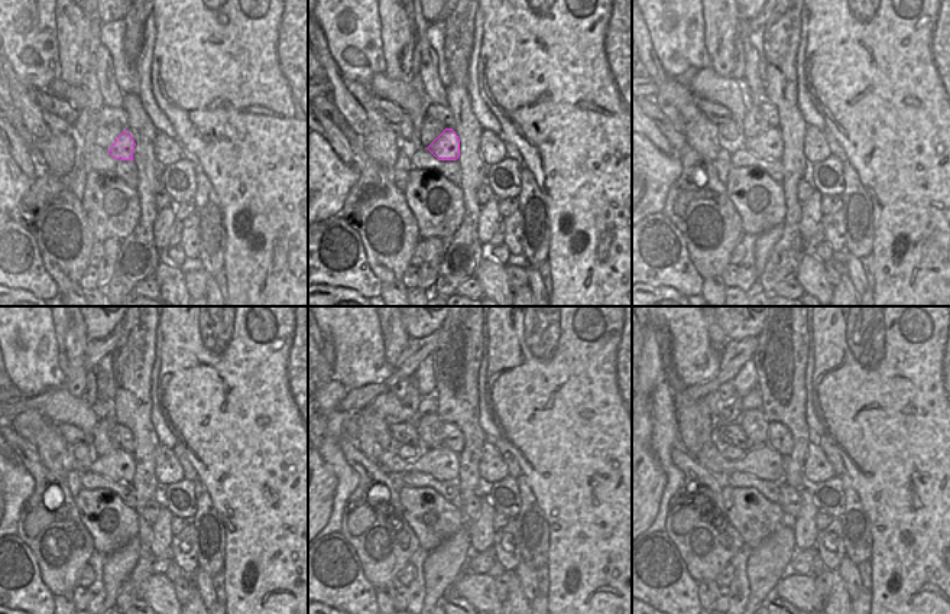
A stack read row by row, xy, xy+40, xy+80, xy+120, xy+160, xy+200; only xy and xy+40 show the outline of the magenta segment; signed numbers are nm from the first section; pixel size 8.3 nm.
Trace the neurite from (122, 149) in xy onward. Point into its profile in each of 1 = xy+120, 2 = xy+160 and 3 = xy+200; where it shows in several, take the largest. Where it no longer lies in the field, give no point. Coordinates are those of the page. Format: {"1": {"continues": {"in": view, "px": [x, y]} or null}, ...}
{"1": {"continues": {"in": "xy+120", "px": [119, 465]}}, "2": {"continues": {"in": "xy+160", "px": [443, 464]}}, "3": {"continues": {"in": "xy+200", "px": [765, 463]}}}

